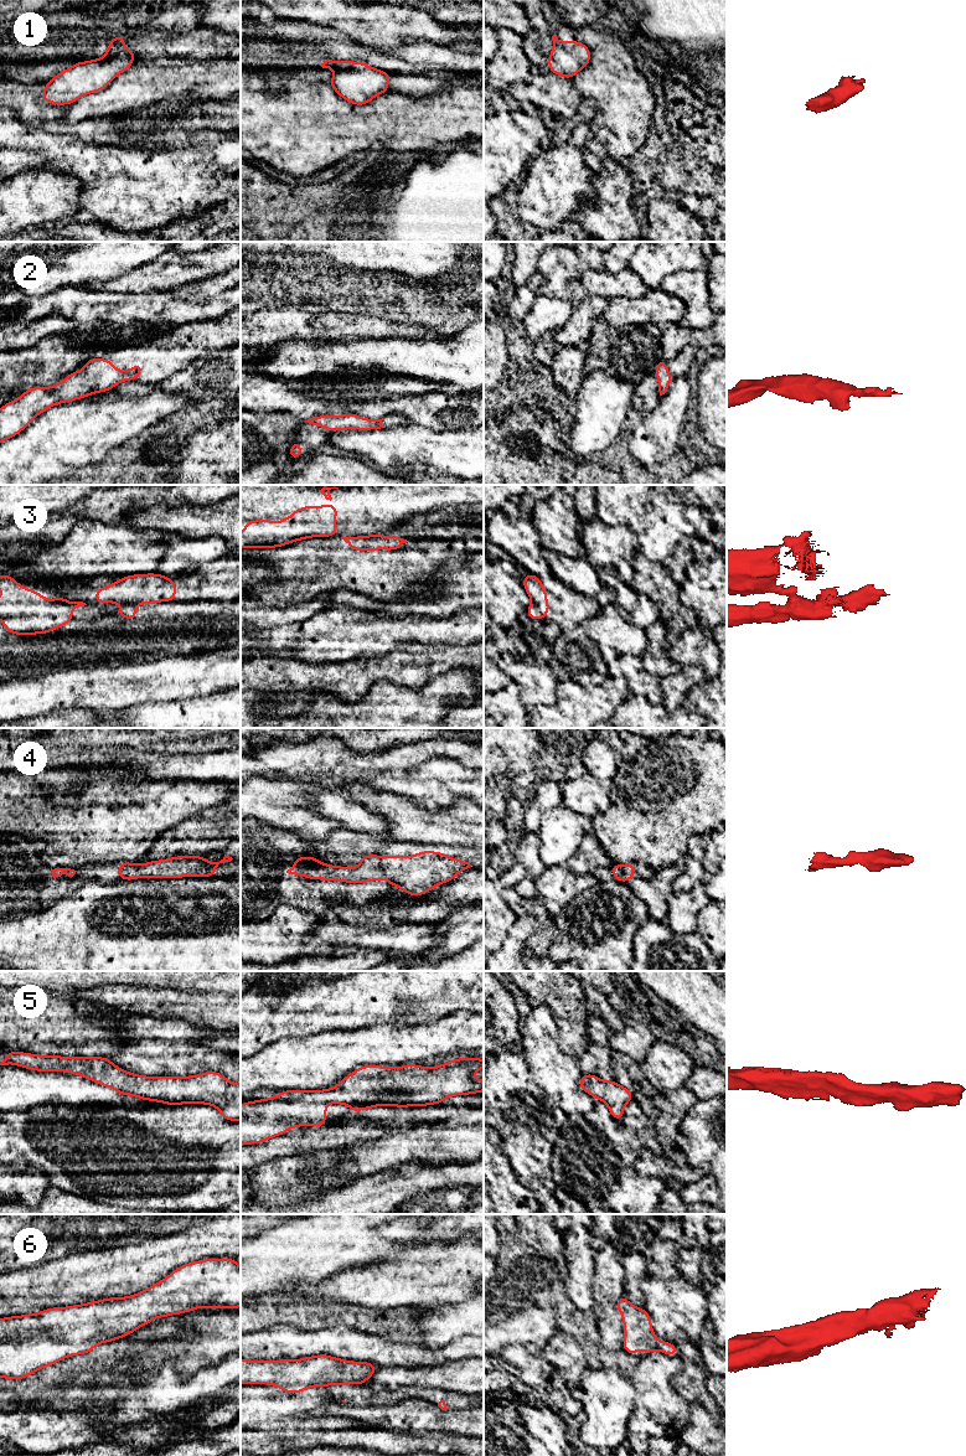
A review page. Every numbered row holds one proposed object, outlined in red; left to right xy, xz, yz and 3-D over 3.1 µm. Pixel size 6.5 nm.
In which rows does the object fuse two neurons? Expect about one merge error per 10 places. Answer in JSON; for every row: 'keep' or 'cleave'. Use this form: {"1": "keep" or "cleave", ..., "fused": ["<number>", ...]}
{"1": "keep", "2": "keep", "3": "cleave", "4": "keep", "5": "keep", "6": "keep", "fused": ["3"]}

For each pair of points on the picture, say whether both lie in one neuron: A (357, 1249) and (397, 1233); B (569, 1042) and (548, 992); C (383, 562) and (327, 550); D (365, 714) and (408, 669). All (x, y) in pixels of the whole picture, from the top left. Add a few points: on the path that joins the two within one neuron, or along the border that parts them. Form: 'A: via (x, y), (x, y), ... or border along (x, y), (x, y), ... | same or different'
A: border along (378, 1228), (378, 1232), (387, 1239), (412, 1242) | different
B: via (569, 1029), (569, 1013), (561, 1005) | same
C: via (370, 548), (341, 550) | same
D: border along (418, 691), (380, 680), (371, 686), (367, 695) | different

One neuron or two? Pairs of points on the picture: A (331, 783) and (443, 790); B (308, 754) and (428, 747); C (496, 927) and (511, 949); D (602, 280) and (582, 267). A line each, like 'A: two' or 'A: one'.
A: one
B: one
C: two
D: two

